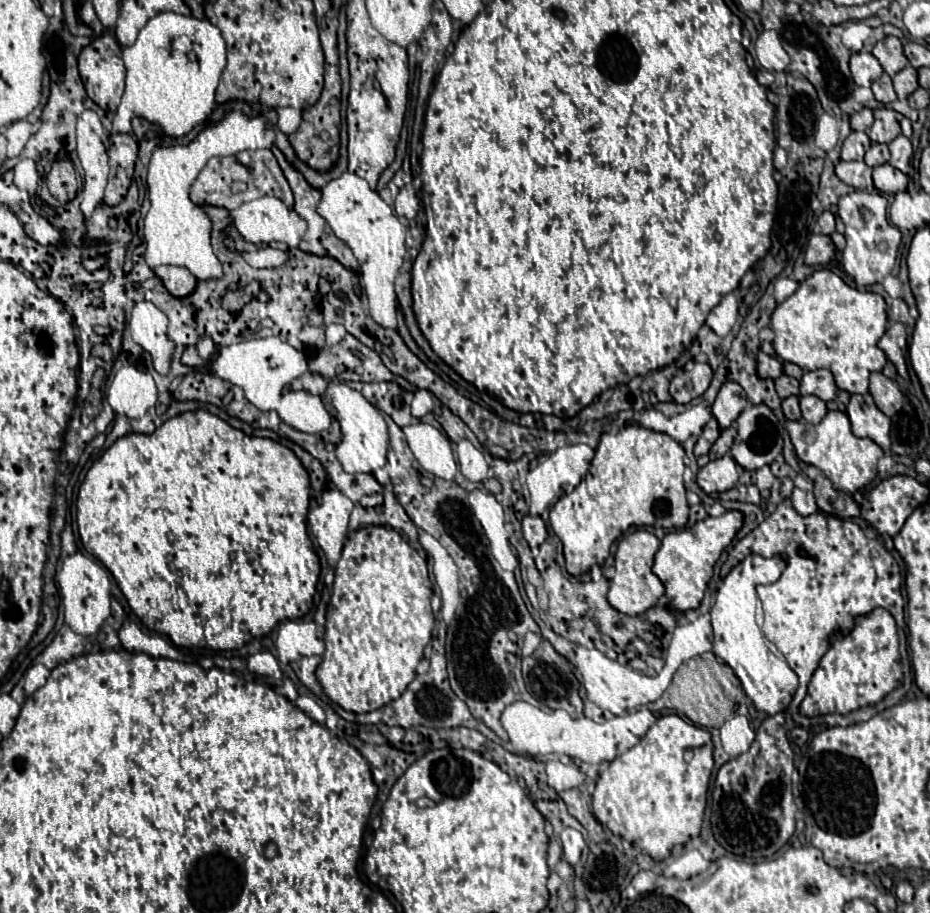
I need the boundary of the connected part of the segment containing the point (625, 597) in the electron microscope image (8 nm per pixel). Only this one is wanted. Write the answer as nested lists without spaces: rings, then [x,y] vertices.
[[[634,530],[630,534],[626,534],[616,550],[616,574],[610,580],[610,592],[608,592],[608,602],[622,614],[628,616],[638,616],[642,612],[646,612],[648,608],[652,608],[658,598],[664,594],[664,584],[660,582],[660,578],[652,572],[652,564],[654,564],[654,556],[660,548],[660,540],[648,532],[648,530]]]

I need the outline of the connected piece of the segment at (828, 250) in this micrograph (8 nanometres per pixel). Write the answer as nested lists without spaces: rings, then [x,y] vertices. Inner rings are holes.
[[[824,234],[812,236],[808,242],[808,248],[806,248],[806,264],[808,266],[828,264],[834,258],[834,252],[836,252],[836,248],[834,248],[830,236],[824,236]]]

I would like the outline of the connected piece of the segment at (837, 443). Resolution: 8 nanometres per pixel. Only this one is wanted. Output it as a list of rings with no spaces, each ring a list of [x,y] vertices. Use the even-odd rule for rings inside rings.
[[[832,410],[826,414],[826,418],[818,424],[808,424],[806,420],[796,420],[796,422],[786,422],[786,430],[790,434],[790,440],[796,448],[796,454],[802,462],[816,466],[822,470],[834,484],[836,490],[844,492],[856,492],[862,486],[870,484],[876,476],[876,464],[878,464],[878,454],[882,456],[882,448],[876,442],[870,442],[870,438],[856,438],[850,432],[850,420],[846,418],[844,412]]]

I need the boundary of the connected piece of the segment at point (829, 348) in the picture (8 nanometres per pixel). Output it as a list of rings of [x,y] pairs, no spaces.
[[[816,270],[804,282],[800,282],[798,290],[776,306],[772,314],[770,328],[774,330],[774,350],[778,358],[784,362],[798,364],[804,372],[826,368],[834,374],[836,386],[850,394],[866,394],[868,392],[868,376],[874,370],[882,370],[886,364],[886,354],[876,346],[878,338],[882,338],[886,330],[886,302],[880,294],[874,292],[858,292],[850,288],[842,278],[838,278],[830,270]]]

